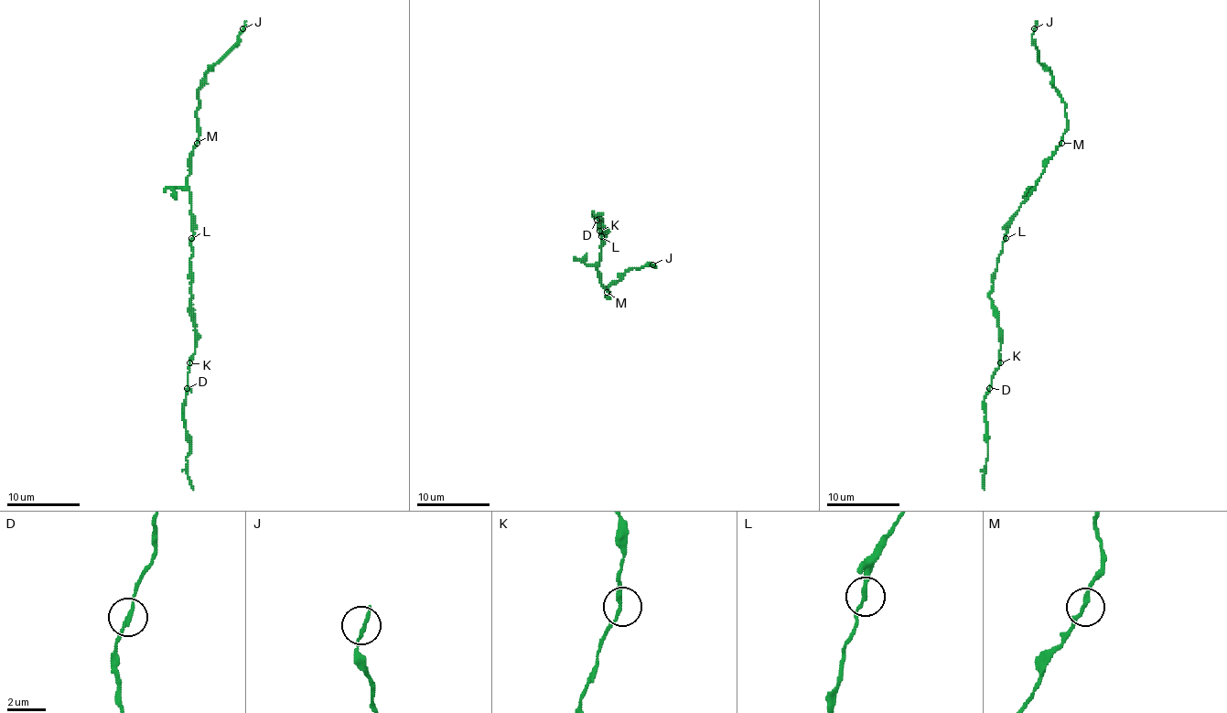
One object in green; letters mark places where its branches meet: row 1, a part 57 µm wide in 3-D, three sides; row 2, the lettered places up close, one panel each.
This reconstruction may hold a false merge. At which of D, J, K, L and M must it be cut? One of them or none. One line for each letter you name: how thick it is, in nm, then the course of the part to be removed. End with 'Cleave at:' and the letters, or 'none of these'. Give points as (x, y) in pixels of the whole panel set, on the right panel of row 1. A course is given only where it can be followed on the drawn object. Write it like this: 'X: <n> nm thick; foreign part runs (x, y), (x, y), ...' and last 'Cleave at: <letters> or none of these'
D: 180 nm thick; foreign part runs (989, 389), (984, 400), (987, 444), (984, 490)
Cleave at: D

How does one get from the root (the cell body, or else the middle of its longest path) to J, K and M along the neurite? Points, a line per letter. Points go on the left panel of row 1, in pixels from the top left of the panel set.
J: (193, 240), (188, 178), (189, 154), (199, 141), (199, 89), (202, 85), (202, 78), (237, 41), (242, 28)
K: (193, 240), (189, 267), (195, 353), (189, 362)
M: (193, 240), (188, 178), (189, 154), (197, 143)

